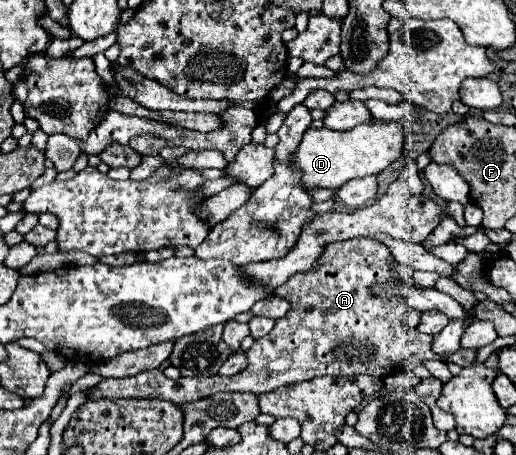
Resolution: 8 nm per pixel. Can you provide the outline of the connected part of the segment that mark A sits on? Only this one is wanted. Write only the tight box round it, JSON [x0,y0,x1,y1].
[87,238,477,406]

